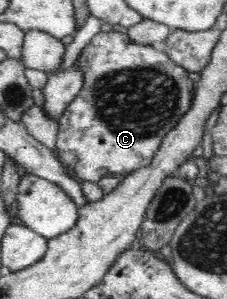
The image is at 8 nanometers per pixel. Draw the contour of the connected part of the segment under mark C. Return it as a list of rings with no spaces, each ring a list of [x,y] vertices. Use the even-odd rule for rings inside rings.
[[[98,31],[96,35],[88,41],[88,45],[80,51],[80,55],[77,57],[74,67],[77,71],[81,71],[84,74],[84,85],[80,89],[80,93],[74,97],[72,103],[66,109],[65,113],[58,118],[57,131],[56,131],[56,149],[58,149],[58,155],[62,161],[70,161],[70,167],[74,169],[74,173],[82,181],[98,182],[102,177],[110,177],[114,175],[128,175],[130,171],[138,171],[140,167],[148,167],[152,163],[153,152],[160,147],[160,139],[177,123],[177,120],[184,115],[184,111],[188,111],[188,107],[192,107],[192,79],[188,77],[188,71],[184,70],[180,65],[173,63],[169,59],[169,55],[164,53],[162,47],[140,45],[134,40],[130,39],[128,34],[121,32],[111,31],[103,32]]]

